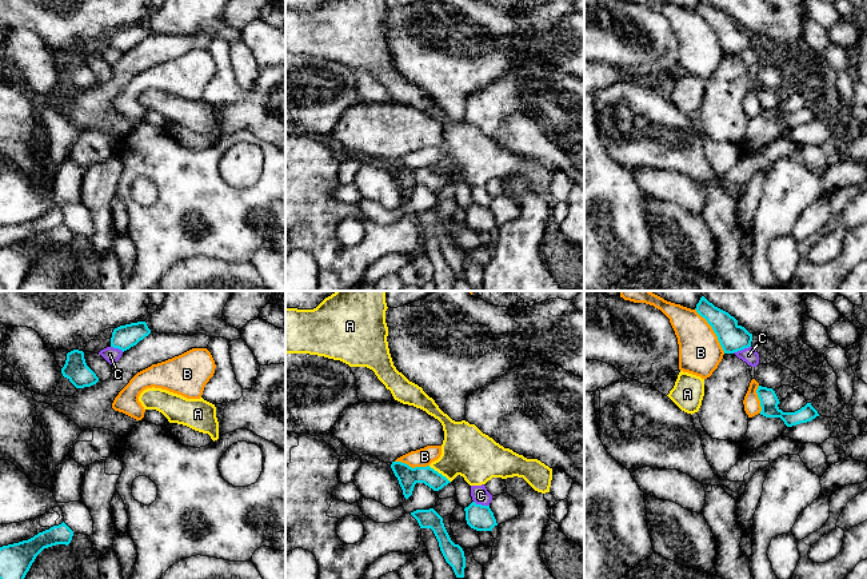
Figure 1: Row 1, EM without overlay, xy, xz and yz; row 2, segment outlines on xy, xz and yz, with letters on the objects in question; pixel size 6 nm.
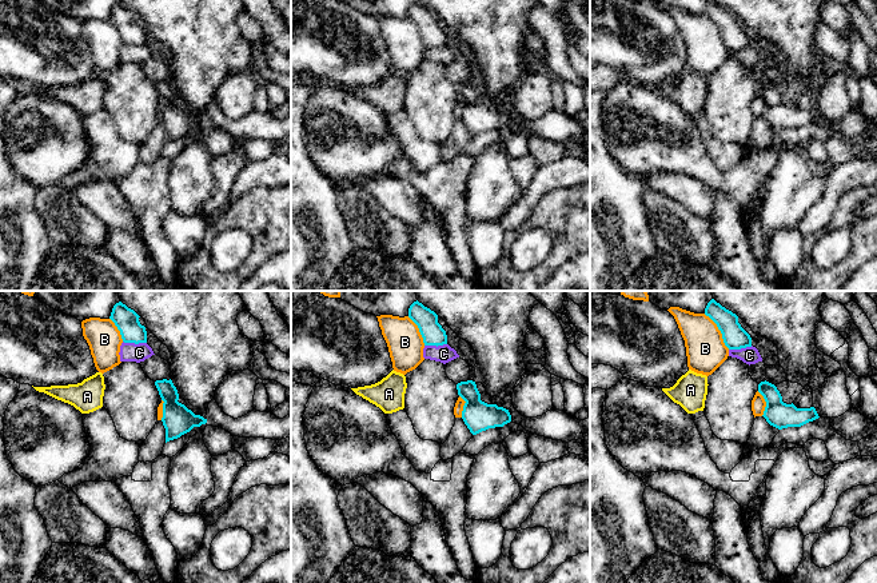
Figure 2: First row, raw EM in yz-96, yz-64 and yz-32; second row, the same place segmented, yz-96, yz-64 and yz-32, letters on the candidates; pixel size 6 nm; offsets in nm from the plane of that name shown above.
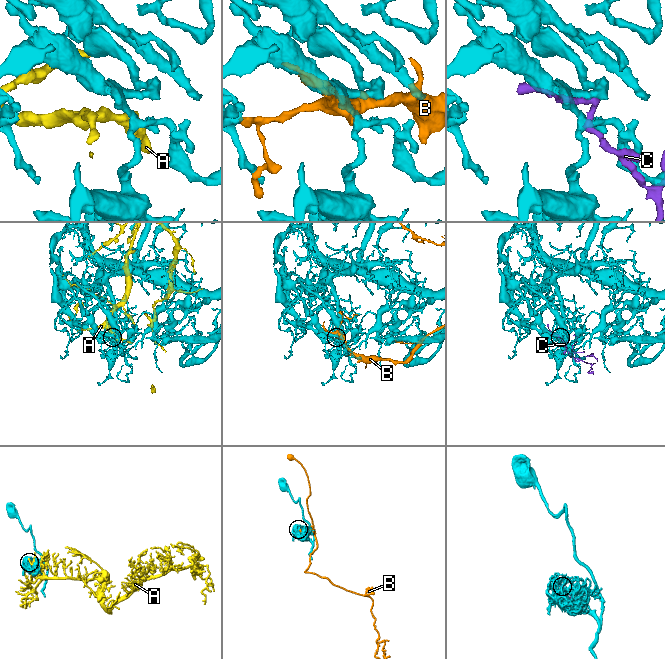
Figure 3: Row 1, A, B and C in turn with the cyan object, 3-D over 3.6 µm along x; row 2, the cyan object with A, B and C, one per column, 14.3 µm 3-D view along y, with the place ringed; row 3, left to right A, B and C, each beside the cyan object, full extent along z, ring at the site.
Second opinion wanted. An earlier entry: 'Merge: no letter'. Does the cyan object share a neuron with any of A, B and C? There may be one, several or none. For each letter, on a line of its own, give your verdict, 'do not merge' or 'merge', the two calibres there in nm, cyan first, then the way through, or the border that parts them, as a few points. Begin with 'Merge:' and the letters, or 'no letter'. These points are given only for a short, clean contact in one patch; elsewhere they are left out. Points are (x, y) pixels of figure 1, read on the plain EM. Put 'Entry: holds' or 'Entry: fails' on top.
Entry: holds
Merge: no letter
A: do not merge; calibres 120 and 300 nm; border xz (428, 167), (450, 183)
B: do not merge; calibres 170 and 260 nm
C: do not merge; calibres 170 and 90 nm

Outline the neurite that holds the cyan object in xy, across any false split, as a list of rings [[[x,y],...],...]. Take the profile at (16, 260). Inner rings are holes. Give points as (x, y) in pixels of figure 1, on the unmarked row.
[[[63,223],[28,241],[0,248],[0,281],[4,291],[19,291],[36,257],[56,245],[68,247],[73,232]]]

